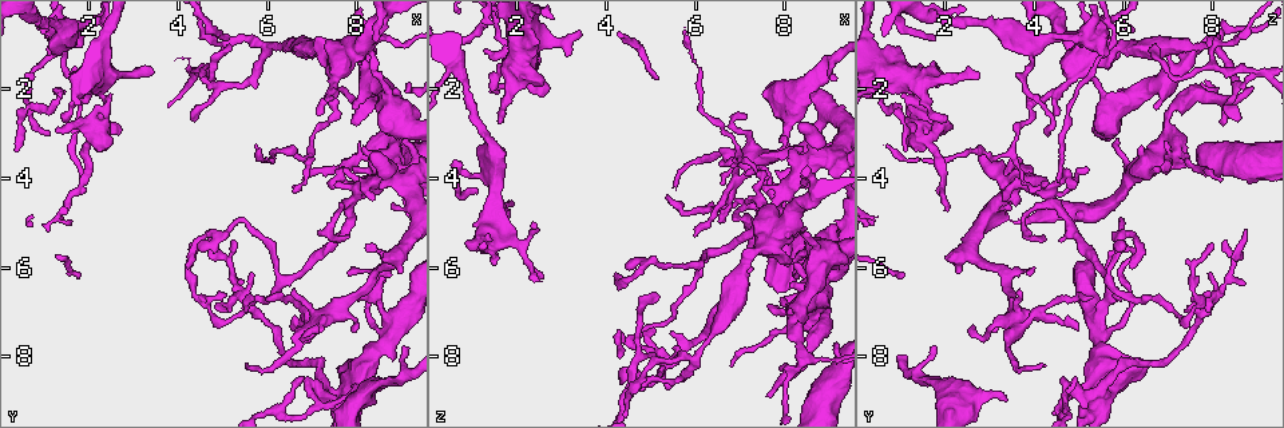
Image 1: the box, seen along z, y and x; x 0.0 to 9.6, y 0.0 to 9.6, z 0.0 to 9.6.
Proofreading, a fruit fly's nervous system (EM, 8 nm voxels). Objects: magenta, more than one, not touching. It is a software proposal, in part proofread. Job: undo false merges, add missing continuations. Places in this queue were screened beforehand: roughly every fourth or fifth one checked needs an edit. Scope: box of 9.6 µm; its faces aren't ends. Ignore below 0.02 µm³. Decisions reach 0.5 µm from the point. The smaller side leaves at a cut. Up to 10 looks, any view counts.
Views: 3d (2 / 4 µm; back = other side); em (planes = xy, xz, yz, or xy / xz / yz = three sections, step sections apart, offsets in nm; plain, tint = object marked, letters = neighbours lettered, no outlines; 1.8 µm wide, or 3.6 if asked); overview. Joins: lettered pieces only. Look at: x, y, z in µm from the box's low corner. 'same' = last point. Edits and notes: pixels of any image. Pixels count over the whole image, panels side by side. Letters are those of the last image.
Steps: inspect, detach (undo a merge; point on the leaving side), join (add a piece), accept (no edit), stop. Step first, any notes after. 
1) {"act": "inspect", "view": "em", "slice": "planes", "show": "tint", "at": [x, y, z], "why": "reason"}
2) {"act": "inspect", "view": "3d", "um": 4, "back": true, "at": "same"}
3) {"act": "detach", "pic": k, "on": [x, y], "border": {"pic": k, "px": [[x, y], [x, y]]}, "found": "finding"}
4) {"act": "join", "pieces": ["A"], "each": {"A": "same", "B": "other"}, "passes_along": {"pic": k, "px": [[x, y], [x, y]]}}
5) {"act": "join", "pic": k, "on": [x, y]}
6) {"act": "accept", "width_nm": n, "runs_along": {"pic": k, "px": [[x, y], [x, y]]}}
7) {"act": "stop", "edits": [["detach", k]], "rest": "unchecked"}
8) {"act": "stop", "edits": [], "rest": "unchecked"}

{"act": "inspect", "view": "em", "slice": "yz", "step": 8, "show": "letters", "at": [1.80, 4.05, 4.50], "why": "thin end"}

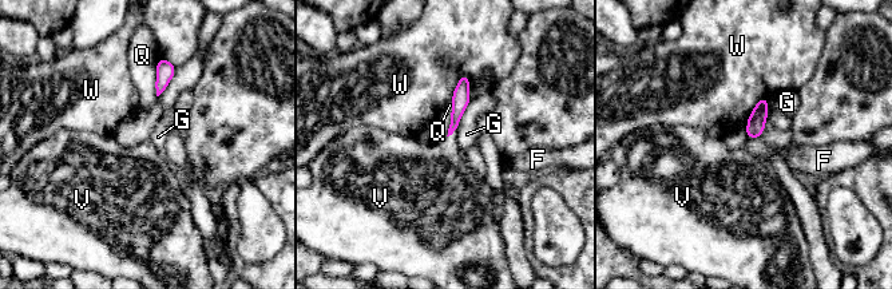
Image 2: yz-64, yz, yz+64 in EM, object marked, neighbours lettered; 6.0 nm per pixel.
{"act": "join", "pieces": ["V"], "longest_contact_nm": ["G", 220], "each": {"F": "other", "G": "other", "Q": "other", "V": "same", "W": "other"}, "passes_along": {"pic": 2, "px": [[460, 98], [451, 134], [436, 173]]}, "found": "it goes on there"}

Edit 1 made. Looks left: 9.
{"act": "inspect", "view": "em", "slice": "planes", "show": "tint", "at": [5.25, 1.00, 6.65], "why": "thin end"}

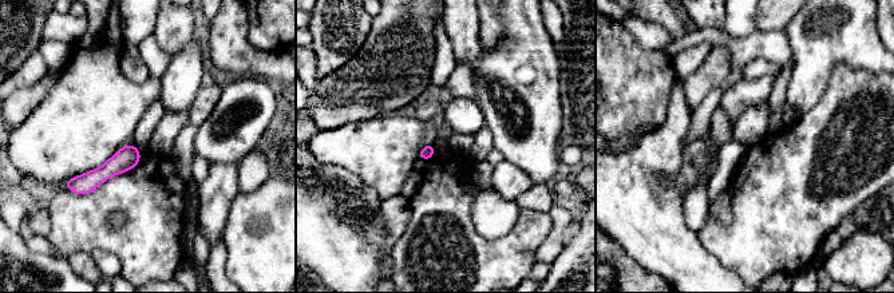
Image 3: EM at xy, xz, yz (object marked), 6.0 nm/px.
{"act": "inspect", "view": "em", "slice": "planes", "show": "letters", "at": "same", "why": "see the neighbours"}

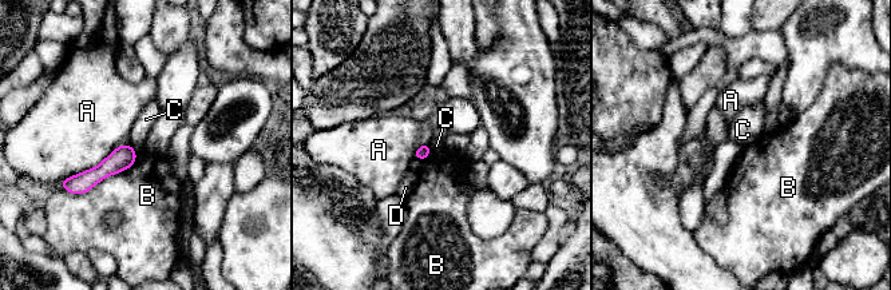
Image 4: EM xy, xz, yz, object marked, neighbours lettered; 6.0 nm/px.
{"act": "accept", "each": {"A": "other", "B": "other", "C": "other", "D": "other"}, "border": {"pic": 4, "px": [[428, 144], [430, 154]]}, "found": "none of them fits"}

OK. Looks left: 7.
{"act": "inspect", "view": "3d", "um": 2, "at": [6.65, 4.20, 4.15], "why": "an open end"}

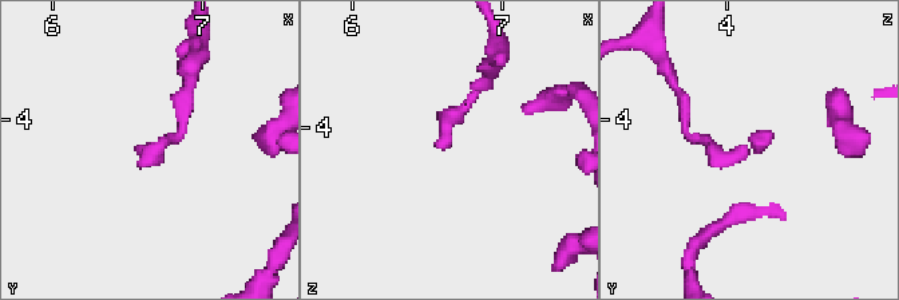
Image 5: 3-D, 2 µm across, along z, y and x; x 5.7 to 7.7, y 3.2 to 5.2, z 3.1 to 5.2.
{"act": "inspect", "view": "em", "slice": "xz", "step": 4, "show": "tint", "at": [6.60, 4.26, 4.16], "why": "now the EM"}

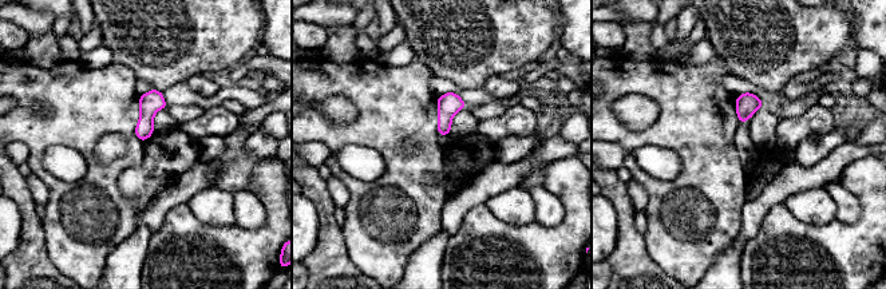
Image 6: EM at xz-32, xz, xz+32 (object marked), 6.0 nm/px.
{"act": "inspect", "view": "em", "slice": "planes", "show": "letters", "at": "same", "why": "cut it another way"}

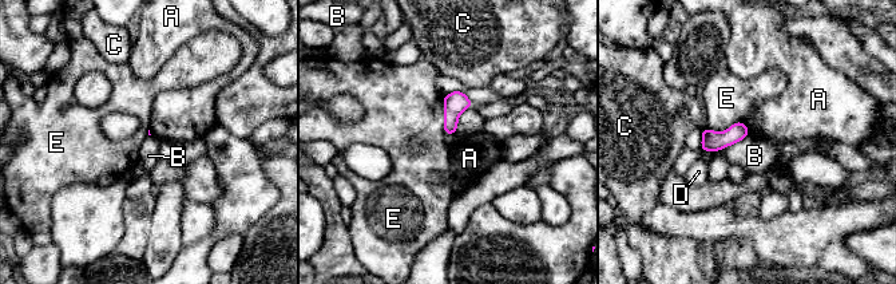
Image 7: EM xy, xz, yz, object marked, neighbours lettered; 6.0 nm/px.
{"act": "accept", "each": {"A": "other", "B": "other", "C": "other", "D": "other", "E": "other"}, "border": {"pic": 7, "px": [[748, 134], [717, 150], [701, 149]]}, "found": "no lettered piece goes on from it"}

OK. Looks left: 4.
{"act": "inspect", "view": "3d", "um": 2, "at": [7.25, 7.10, 3.50], "why": "a fork"}

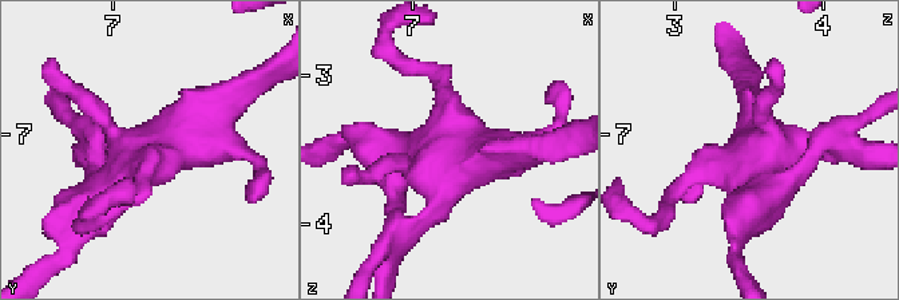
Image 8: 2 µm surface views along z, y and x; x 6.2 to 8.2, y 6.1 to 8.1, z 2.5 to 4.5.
{"act": "inspect", "view": "em", "slice": "planes", "show": "letters", "at": [7.32, 7.08, 3.54], "why": "need the tissue"}

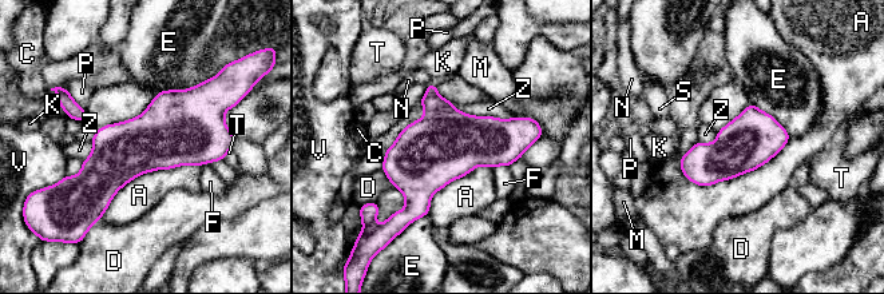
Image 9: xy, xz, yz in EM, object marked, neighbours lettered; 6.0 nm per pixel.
{"act": "accept", "each": {"A": "other", "C": "other", "D": "other", "E": "other", "F": "other", "K": "other", "M": "other", "N": "other", "P": "other", "S": "other", "T": "other", "V": "other", "Z": "other"}, "found": "continuous, no second neuron"}

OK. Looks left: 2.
{"act": "stop", "edits": [["join", 2]], "rest": "unchecked"}

